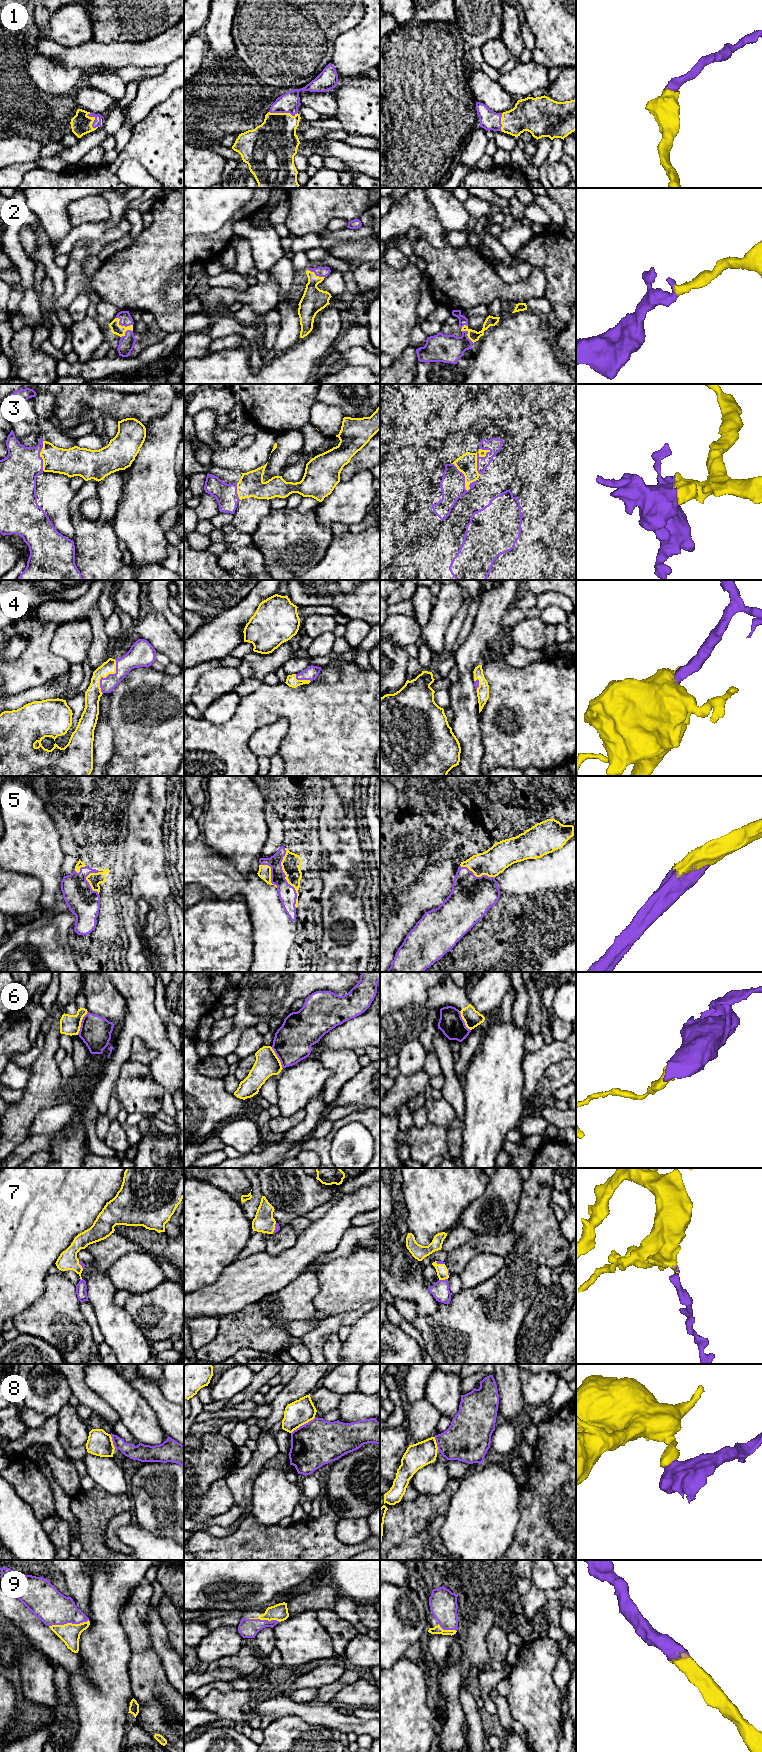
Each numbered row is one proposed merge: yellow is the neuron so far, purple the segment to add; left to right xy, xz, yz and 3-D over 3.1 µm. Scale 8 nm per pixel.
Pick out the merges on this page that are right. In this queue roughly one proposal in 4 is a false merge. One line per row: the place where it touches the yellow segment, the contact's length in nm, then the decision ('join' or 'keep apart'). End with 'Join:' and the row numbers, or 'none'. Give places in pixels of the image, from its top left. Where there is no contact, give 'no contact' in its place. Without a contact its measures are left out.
1: contact xy (92, 123); length 150 nm; join
2: contact yz (468, 332); length 170 nm; join
3: contact yz (476, 459); length 220 nm; join
4: contact xy (107, 675); length 300 nm; join
5: contact xz (285, 878); length 480 nm; join
6: contact xy (80, 1023); length 200 nm; keep apart
7: contact yz (443, 1279); length 70 nm; join
8: contact xz (302, 1424); length 240 nm; keep apart
9: contact xy (68, 1623); length 320 nm; join
Join: 1, 2, 3, 4, 5, 7, 9

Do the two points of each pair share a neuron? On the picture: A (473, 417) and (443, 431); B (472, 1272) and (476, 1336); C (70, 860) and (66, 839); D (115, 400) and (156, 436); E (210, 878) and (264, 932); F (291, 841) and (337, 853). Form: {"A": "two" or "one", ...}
{"A": "two", "B": "two", "C": "one", "D": "two", "E": "one", "F": "two"}

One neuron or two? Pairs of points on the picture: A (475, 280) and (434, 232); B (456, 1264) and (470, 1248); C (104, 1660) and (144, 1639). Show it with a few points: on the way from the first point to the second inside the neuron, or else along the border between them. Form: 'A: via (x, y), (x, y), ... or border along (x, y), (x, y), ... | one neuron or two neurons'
A: border along (424, 233), (433, 246), (443, 247), (446, 244) | two neurons
B: via (458, 1260), (466, 1252) | one neuron
C: border along (121, 1625), (130, 1648), (129, 1671) | two neurons

